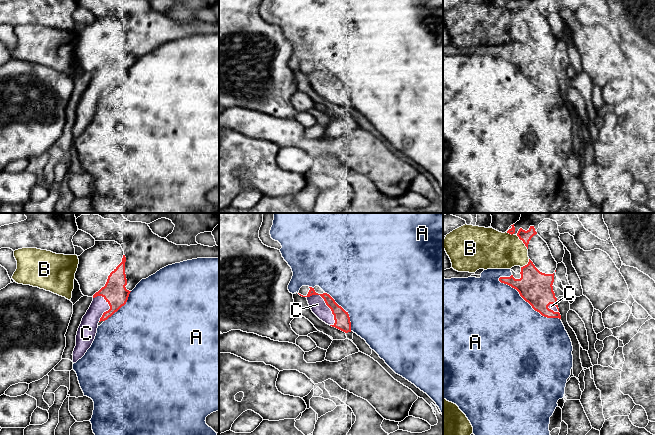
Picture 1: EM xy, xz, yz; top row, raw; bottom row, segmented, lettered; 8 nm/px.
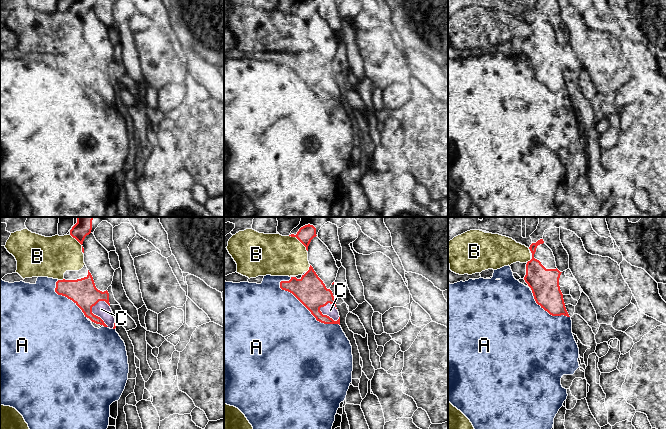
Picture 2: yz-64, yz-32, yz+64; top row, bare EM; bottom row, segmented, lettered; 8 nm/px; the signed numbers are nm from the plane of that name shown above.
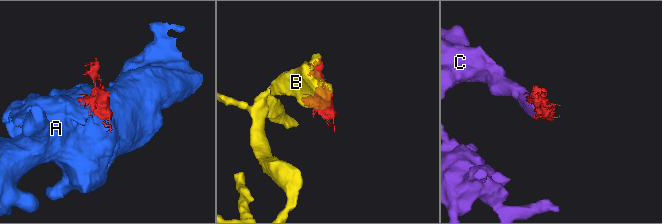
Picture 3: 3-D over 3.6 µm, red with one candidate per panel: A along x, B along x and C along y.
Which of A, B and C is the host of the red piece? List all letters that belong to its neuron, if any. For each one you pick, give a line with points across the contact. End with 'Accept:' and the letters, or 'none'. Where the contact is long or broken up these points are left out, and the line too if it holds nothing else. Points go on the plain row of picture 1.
Accept: C

